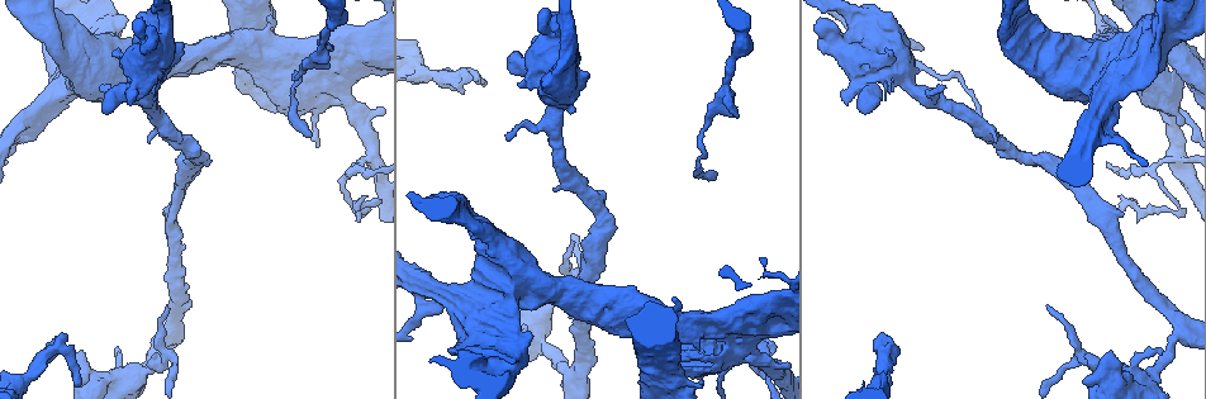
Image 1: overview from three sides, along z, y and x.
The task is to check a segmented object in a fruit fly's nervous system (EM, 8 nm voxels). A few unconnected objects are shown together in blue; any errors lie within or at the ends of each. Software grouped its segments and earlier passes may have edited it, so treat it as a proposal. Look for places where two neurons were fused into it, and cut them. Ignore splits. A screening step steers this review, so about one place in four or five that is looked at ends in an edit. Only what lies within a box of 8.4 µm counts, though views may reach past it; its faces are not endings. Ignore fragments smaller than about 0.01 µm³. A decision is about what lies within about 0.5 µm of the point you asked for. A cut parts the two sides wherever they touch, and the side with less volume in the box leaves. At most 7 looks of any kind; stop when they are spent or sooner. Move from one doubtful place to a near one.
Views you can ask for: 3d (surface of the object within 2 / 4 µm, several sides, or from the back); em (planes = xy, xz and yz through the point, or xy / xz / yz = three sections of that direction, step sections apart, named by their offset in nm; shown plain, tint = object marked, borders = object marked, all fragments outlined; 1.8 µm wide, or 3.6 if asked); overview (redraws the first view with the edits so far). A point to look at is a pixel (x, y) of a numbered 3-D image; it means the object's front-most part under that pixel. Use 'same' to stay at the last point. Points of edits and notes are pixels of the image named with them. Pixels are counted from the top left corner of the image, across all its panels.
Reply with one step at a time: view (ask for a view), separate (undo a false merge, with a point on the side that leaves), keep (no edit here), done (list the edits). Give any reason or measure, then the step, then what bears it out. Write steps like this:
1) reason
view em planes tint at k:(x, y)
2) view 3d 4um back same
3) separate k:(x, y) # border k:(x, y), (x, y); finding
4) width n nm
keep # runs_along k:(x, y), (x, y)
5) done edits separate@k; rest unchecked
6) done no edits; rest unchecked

abrupt turn
view 3d 4um at 1:(63, 349)

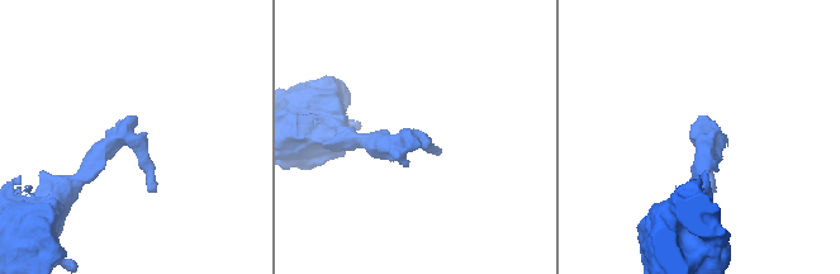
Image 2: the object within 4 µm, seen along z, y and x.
view em planes tint at 2:(413, 139)

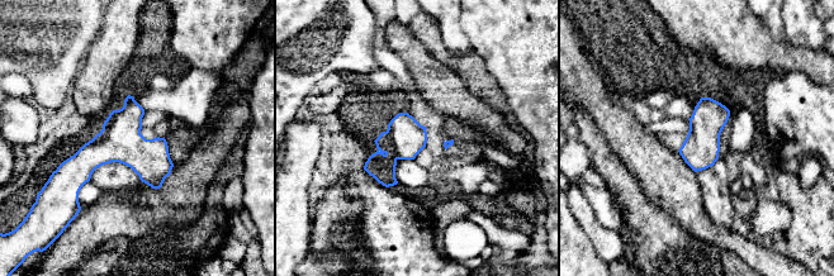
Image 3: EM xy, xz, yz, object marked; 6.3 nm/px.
width 240 nm
separate 3:(382, 167) # two neurons meet here

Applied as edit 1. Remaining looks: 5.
thick turns thin
view 3d 4um at 1:(68, 85)

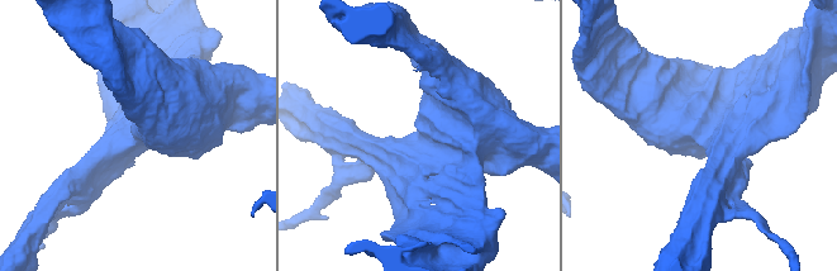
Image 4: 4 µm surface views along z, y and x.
view em 3.6um planes tint at 4:(421, 149)

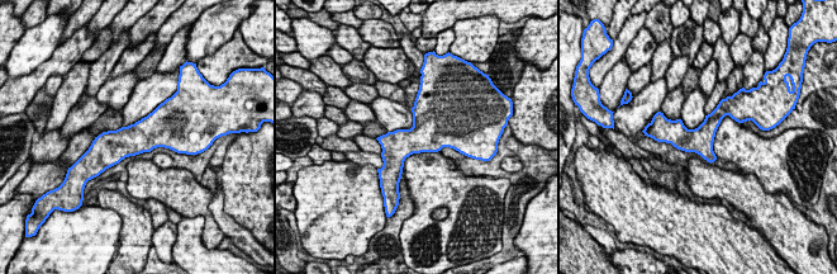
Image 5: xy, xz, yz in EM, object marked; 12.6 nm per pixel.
keep # runs_along 5:(723, 112), (697, 137), (664, 138); continuous, no second neuron

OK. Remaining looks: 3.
abrupt turn
view em 3.6um planes borders at 1:(1158, 25)

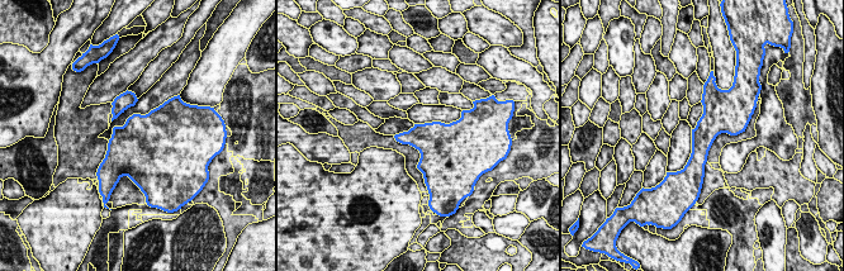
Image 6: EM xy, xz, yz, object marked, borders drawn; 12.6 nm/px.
keep # all the same neuron

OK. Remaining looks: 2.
done edits separate@3; rest unchecked

